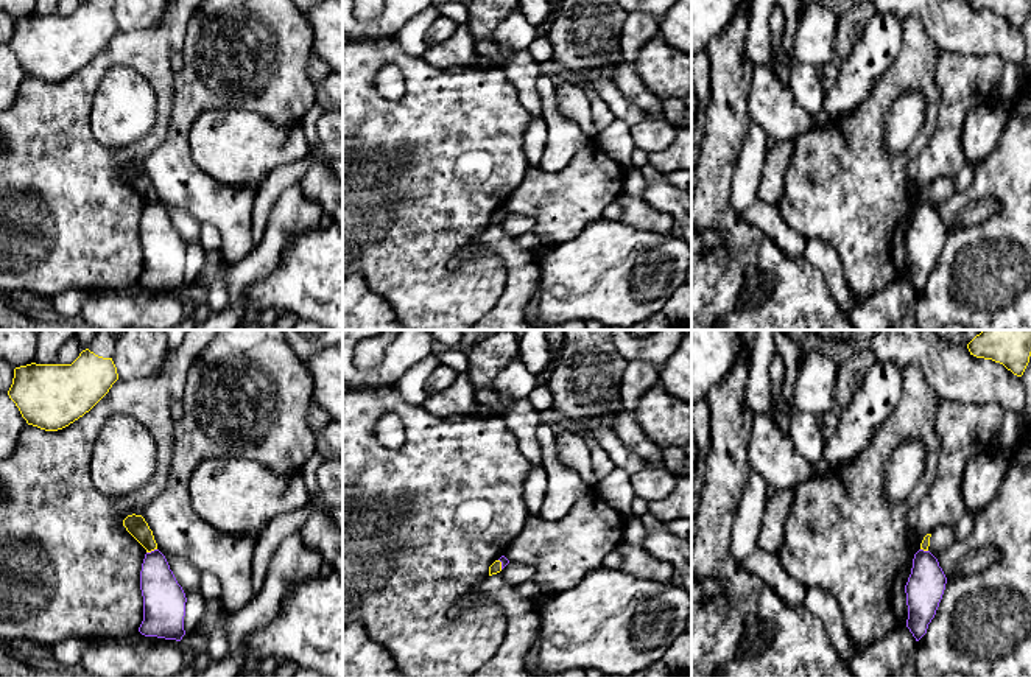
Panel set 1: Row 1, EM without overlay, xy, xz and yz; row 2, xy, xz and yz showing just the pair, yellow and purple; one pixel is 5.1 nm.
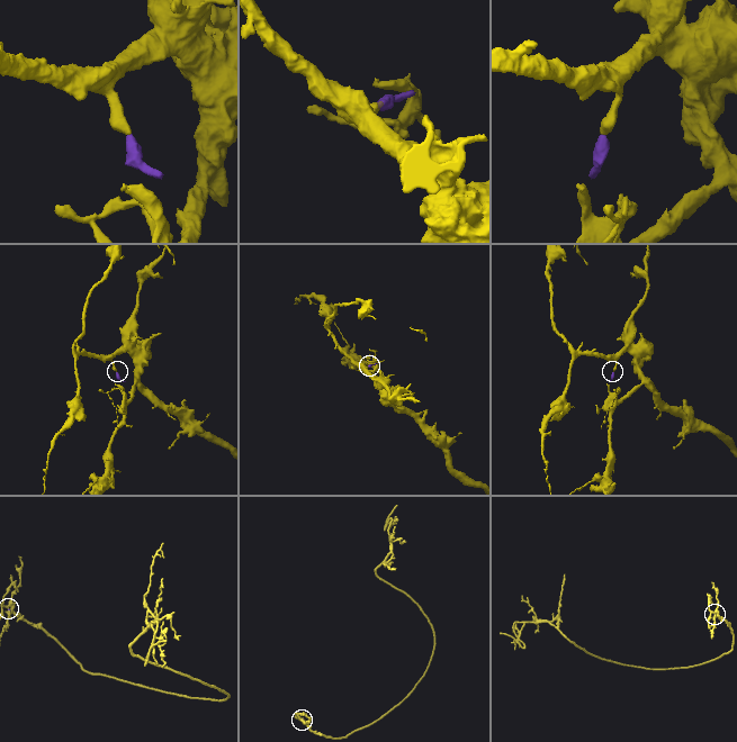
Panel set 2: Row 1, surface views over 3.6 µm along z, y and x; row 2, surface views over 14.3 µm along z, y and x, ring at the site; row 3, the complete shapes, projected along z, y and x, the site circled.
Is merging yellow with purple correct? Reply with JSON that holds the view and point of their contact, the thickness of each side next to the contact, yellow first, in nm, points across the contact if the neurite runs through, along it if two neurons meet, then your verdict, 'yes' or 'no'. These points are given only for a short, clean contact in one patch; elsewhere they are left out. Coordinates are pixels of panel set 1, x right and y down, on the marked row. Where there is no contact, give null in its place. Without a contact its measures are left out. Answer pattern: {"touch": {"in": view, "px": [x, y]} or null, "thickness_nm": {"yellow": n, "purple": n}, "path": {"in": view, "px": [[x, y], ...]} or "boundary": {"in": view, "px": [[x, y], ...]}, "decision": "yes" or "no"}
{"touch": {"in": "xy", "px": [151, 550]}, "thickness_nm": {"yellow": 110, "purple": 200}, "boundary": {"in": "xy", "px": [[156, 548], [147, 553]]}, "decision": "no"}

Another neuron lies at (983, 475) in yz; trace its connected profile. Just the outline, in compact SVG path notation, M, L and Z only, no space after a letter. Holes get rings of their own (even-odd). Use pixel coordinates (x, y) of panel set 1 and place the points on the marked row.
M991 448L972 458L962 472L961 498L966 510L981 514L998 495L1005 479L1008 453Z

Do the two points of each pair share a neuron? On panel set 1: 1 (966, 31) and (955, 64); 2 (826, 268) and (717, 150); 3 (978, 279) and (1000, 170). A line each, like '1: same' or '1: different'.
1: different
2: different
3: same

